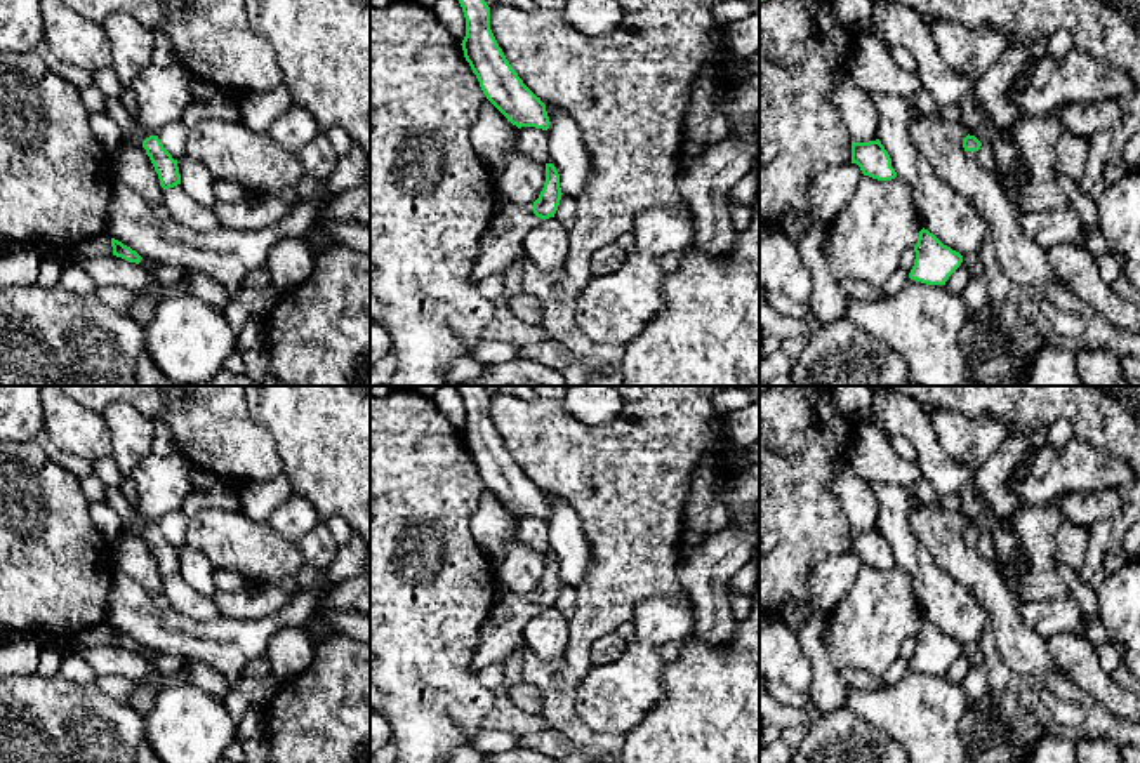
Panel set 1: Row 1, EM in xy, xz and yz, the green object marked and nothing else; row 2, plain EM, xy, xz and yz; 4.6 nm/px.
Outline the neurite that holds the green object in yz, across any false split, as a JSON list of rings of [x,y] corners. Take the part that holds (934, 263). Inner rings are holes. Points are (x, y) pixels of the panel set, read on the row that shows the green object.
[[[925,228],[919,231],[914,252],[916,259],[909,278],[926,285],[945,285],[949,276],[963,262],[963,255],[959,252],[944,245],[933,233]]]

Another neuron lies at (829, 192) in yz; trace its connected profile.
[[[857,163],[836,165],[820,172],[808,188],[810,214],[829,226],[855,195],[862,176]]]

